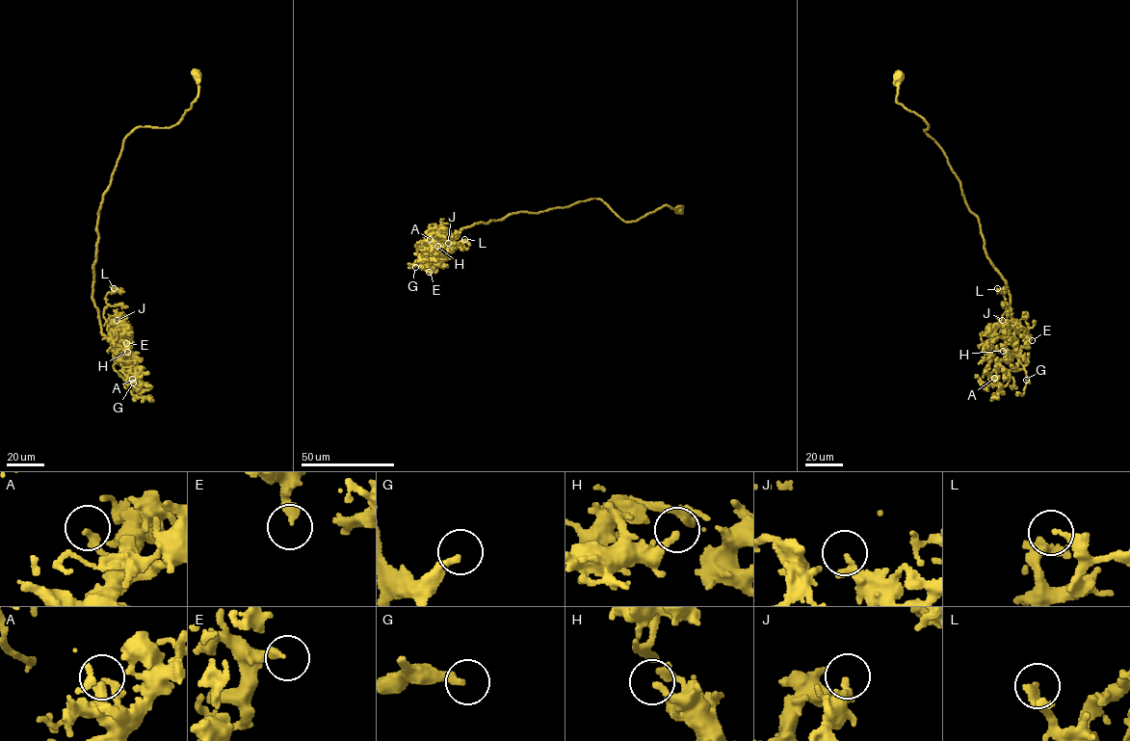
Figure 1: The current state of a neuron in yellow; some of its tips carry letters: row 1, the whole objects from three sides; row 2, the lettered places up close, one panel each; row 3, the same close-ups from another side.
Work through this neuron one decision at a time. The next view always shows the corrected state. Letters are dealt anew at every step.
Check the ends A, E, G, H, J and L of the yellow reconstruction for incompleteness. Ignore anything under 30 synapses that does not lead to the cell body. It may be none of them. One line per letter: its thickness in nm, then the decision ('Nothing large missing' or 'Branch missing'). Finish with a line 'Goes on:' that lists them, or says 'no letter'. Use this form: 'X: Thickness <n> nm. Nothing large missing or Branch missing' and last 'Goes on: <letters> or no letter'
A: Thickness 260 nm. Nothing large missing
E: Thickness 280 nm. Nothing large missing
G: Thickness 280 nm. Branch missing
H: Thickness 240 nm. Nothing large missing
J: Thickness 190 nm. Nothing large missing
L: Thickness 180 nm. Nothing large missing
Goes on: G

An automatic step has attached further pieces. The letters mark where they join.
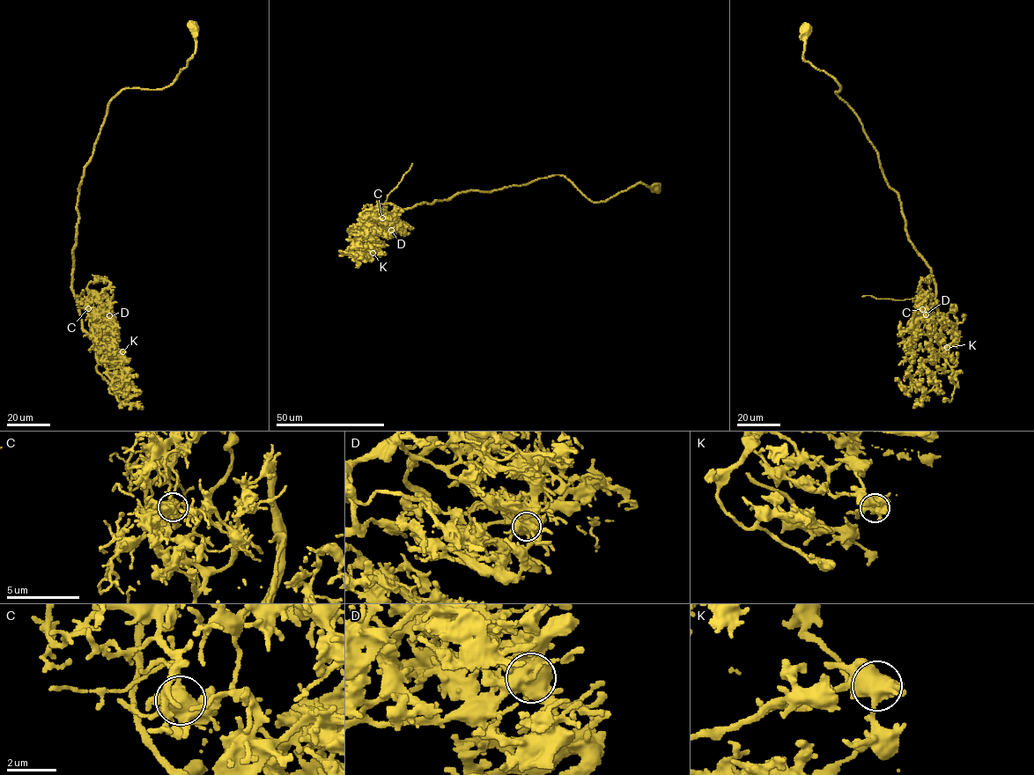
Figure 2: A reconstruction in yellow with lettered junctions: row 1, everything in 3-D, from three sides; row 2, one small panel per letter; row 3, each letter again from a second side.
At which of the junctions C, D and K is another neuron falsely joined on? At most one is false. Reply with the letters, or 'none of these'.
D

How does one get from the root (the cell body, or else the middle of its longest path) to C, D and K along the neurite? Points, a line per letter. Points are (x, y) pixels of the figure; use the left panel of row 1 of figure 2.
C: (193, 27), (195, 53), (173, 83), (122, 89), (111, 99), (84, 167), (71, 291), (91, 335), (88, 308)
D: (193, 27), (195, 53), (173, 83), (111, 99), (84, 167), (71, 291), (90, 335), (89, 322), (109, 316)
K: (193, 27), (195, 53), (173, 83), (122, 89), (111, 99), (79, 189), (71, 291), (96, 355), (122, 351)

